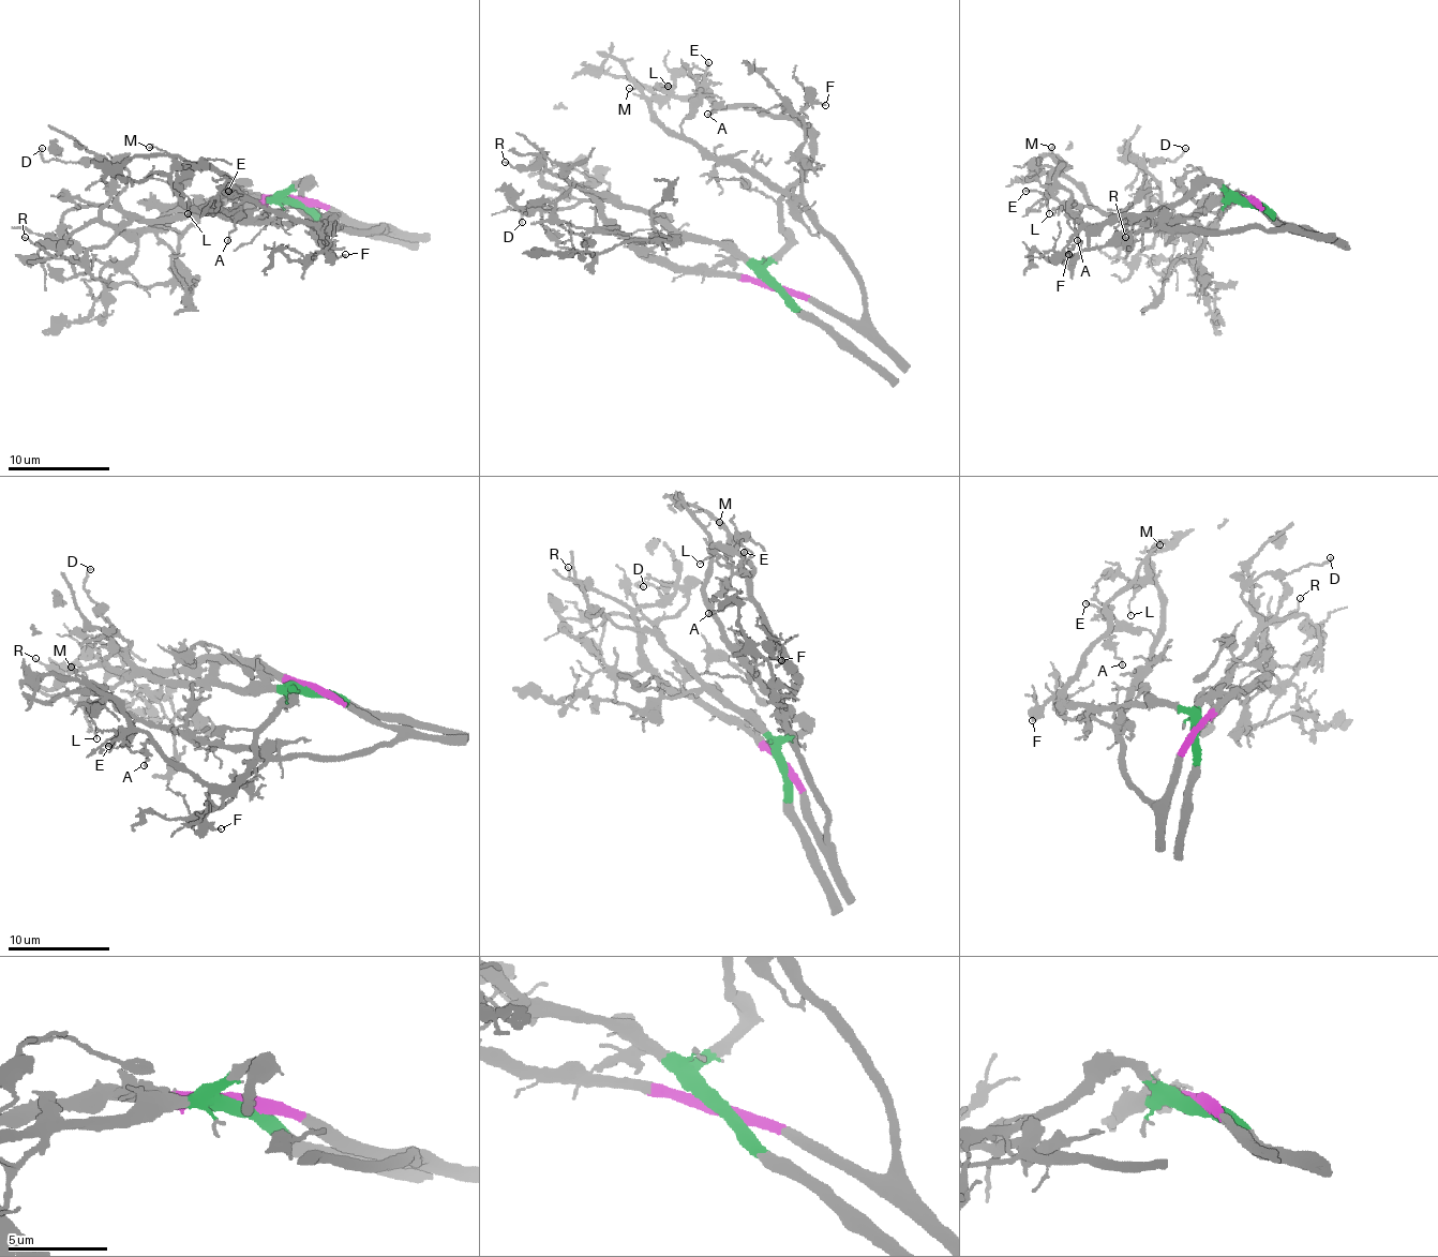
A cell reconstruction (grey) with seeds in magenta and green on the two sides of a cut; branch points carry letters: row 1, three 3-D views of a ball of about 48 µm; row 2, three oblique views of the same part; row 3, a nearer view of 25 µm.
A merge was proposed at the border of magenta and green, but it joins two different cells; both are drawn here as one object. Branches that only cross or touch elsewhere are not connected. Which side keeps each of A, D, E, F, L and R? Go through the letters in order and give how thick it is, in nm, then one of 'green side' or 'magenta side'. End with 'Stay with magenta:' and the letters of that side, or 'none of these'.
A: 130 nm | green side
D: 150 nm | green side
E: 150 nm | green side
F: 140 nm | green side
L: 100 nm | green side
R: 130 nm | magenta side
Stay with magenta: R

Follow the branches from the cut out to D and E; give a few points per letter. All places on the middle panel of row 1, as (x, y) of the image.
D: (775, 285), (712, 242), (598, 199), (602, 181), (570, 184), (522, 222)
E: (775, 285), (765, 265), (785, 244), (780, 205), (806, 168), (808, 133), (722, 108), (709, 62)

